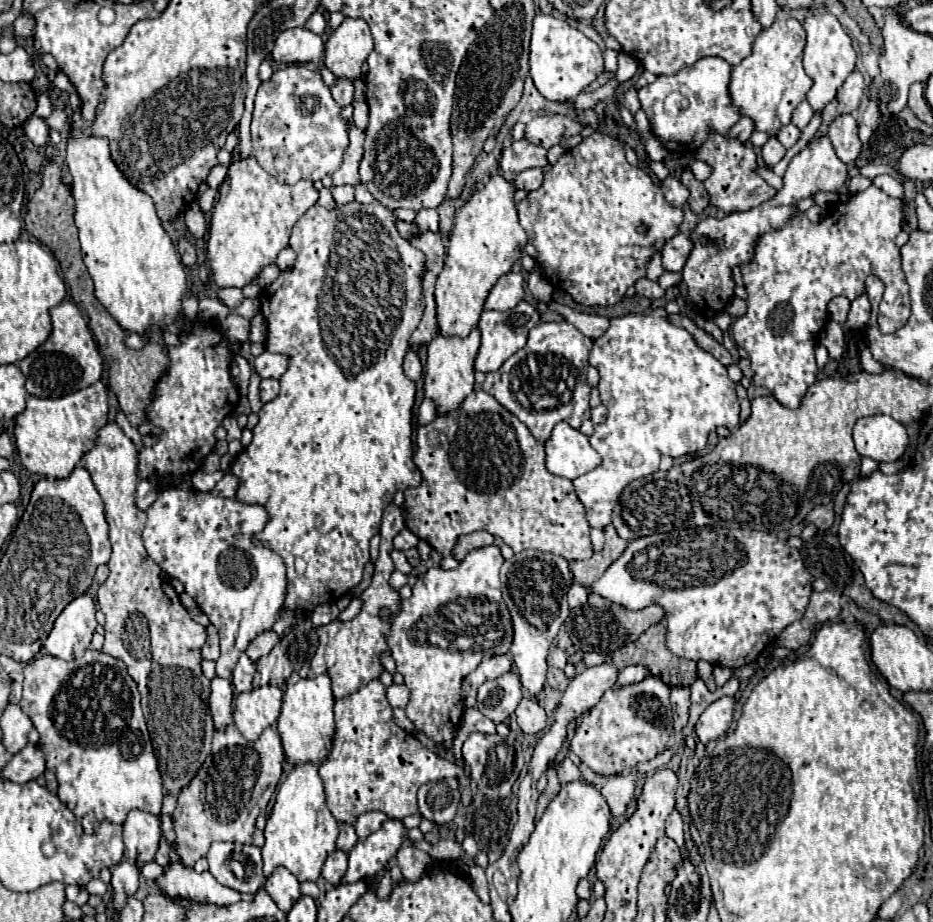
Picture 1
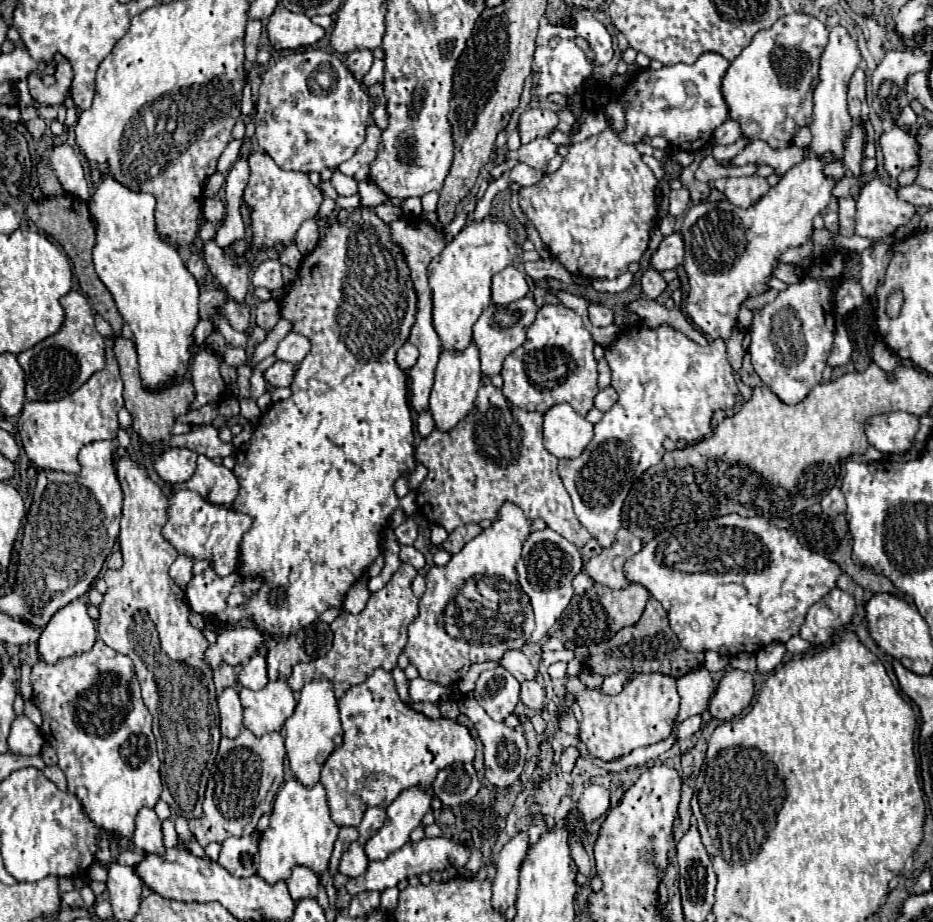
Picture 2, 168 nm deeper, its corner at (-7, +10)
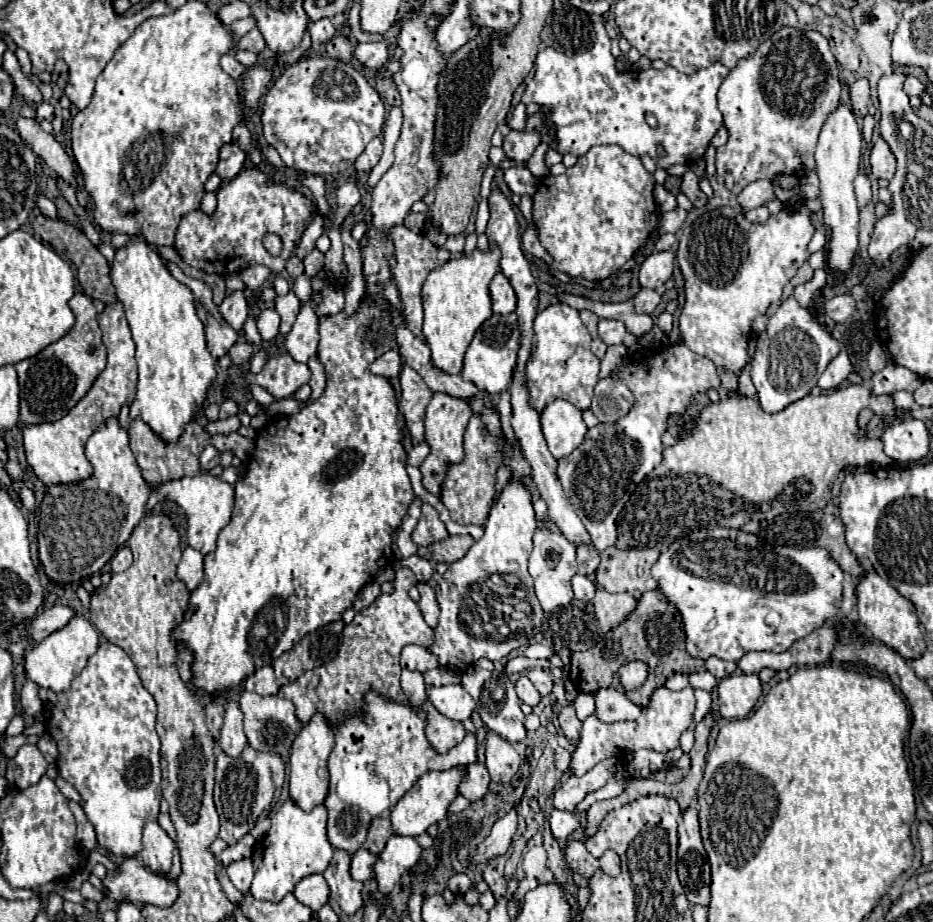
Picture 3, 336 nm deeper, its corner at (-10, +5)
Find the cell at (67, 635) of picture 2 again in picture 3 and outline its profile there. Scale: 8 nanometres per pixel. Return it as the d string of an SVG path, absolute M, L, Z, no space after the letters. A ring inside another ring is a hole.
M74 616L68 622L68 626L64 626L60 632L52 632L48 638L38 642L26 654L26 676L40 688L64 692L70 688L70 682L84 670L88 658L96 652L96 648L98 648L96 628L84 616Z

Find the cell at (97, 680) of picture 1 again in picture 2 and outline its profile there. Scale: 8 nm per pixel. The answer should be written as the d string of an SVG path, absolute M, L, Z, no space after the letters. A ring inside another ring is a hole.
M99 639L87 653L59 659L53 665L37 661L33 665L31 685L33 703L43 715L41 733L45 741L57 751L59 769L67 777L69 793L81 799L89 819L93 819L97 827L117 831L121 837L131 837L135 831L137 811L141 807L155 807L163 791L155 735L151 731L151 713L143 703L133 661L127 655L107 647Z

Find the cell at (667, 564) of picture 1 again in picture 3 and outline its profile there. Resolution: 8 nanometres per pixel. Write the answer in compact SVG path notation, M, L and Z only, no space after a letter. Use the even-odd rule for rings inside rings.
M734 528L698 530L676 540L660 554L652 574L660 584L660 592L676 604L684 618L688 654L702 660L716 656L720 660L738 662L752 650L784 652L794 640L808 636L812 630L840 614L844 574L824 548L772 546L770 550L764 550L760 538Z

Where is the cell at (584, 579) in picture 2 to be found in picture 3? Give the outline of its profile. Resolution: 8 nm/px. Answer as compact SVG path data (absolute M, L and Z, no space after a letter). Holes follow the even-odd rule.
M576 574L572 578L572 588L574 588L574 598L584 600L584 602L592 600L592 596L596 592L596 586L586 576L582 576L582 574Z

